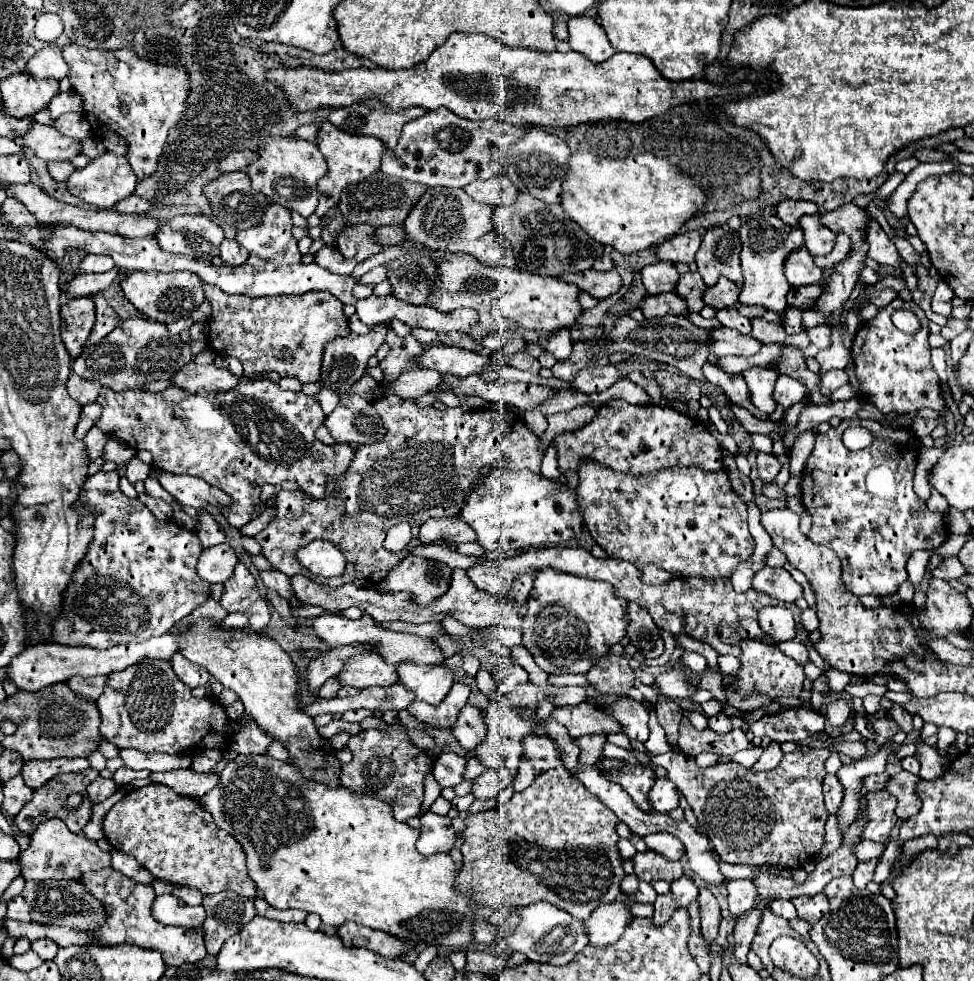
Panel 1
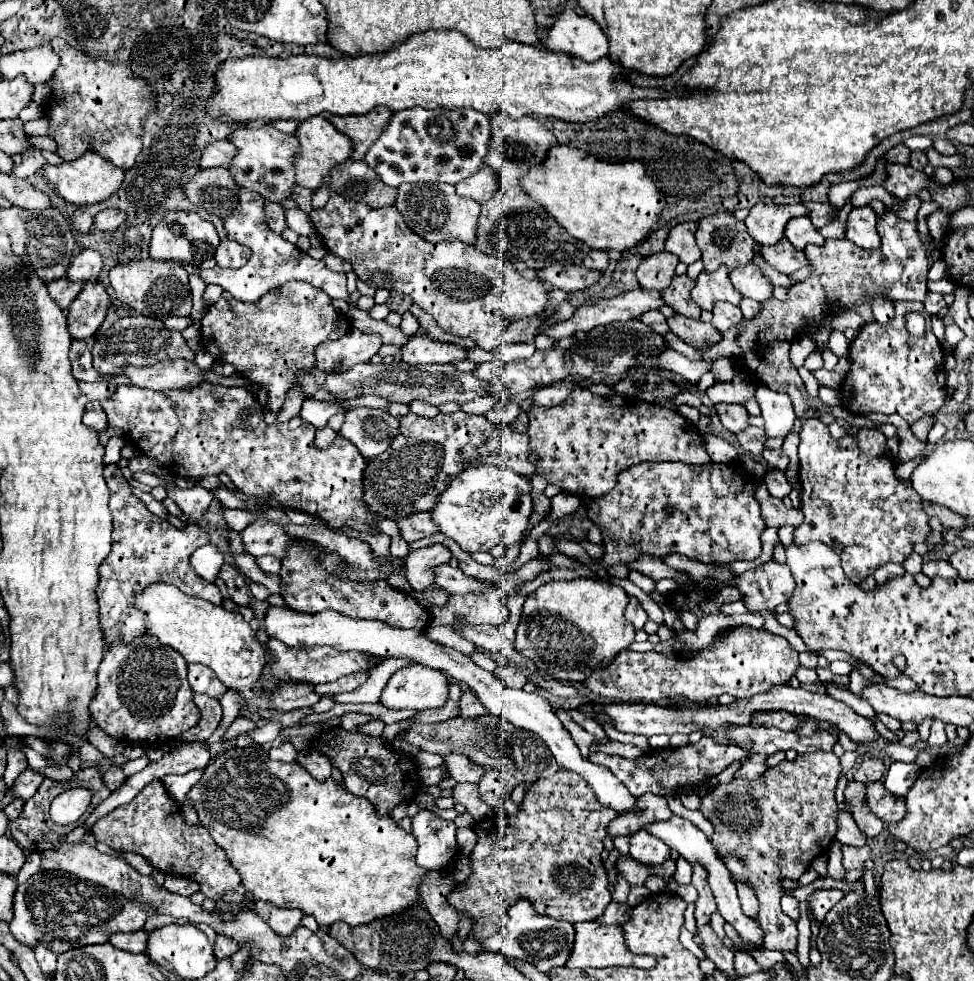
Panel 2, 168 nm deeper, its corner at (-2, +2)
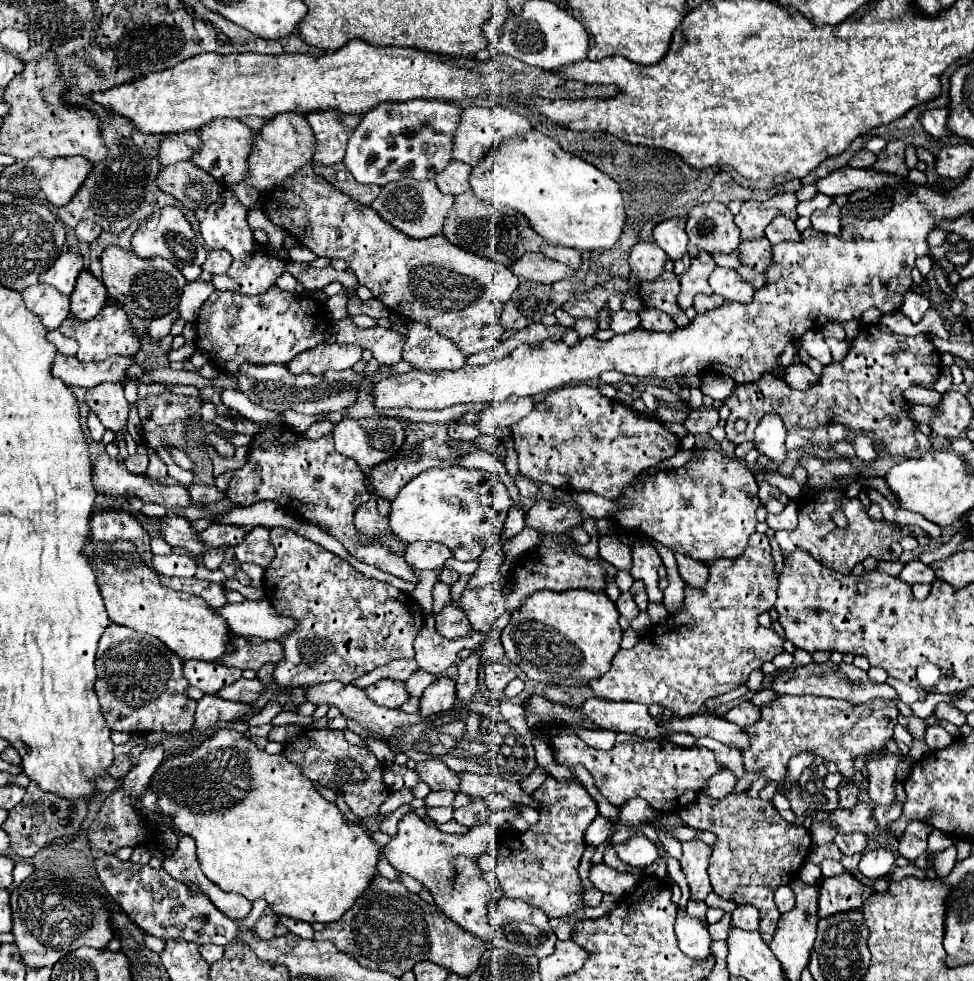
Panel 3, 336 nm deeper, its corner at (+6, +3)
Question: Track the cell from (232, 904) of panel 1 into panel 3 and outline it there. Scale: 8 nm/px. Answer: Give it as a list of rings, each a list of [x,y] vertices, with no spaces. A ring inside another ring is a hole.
[[[213,944],[201,946],[199,952],[201,952],[201,956],[205,958],[205,962],[209,962],[209,964],[221,960],[221,956],[223,956],[223,948],[221,948],[221,946],[213,946]]]

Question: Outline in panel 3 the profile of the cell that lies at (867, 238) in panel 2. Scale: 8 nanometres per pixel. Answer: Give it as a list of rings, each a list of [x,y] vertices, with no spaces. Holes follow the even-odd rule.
[[[831,204],[825,212],[813,214],[811,216],[811,226],[819,232],[841,236],[841,208],[837,204]]]

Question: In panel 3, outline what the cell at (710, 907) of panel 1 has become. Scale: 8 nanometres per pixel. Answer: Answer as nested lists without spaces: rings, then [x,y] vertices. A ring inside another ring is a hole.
[[[691,840],[683,844],[681,870],[691,888],[691,900],[705,900],[707,894],[711,892],[711,884],[707,876],[709,854],[711,854],[711,846],[699,840]]]

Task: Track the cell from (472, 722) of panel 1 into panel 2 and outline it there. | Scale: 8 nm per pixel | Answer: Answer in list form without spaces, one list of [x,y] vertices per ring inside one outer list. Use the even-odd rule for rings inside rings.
[[[471,689],[463,691],[463,695],[461,695],[461,715],[463,717],[475,717],[479,713],[487,713],[483,703],[477,699],[477,695]]]

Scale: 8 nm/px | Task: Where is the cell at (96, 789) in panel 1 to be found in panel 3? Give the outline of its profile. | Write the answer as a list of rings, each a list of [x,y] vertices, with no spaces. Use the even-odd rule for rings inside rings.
[[[115,756],[113,764],[107,768],[107,774],[109,774],[111,778],[115,778],[115,780],[121,780],[121,778],[125,778],[125,774],[129,772],[131,766],[133,766],[133,764],[131,764],[129,756]]]

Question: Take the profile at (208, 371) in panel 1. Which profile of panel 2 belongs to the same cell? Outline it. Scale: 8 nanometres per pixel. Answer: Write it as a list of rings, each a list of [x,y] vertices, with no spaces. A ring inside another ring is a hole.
[[[157,361],[149,367],[125,365],[123,369],[117,369],[109,377],[115,379],[119,375],[125,375],[131,381],[131,385],[135,385],[135,387],[147,387],[153,391],[181,389],[185,385],[205,383],[203,369],[191,361]]]

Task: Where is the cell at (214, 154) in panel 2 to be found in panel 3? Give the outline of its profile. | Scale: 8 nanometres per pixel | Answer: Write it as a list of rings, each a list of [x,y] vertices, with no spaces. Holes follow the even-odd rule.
[[[197,129],[169,134],[161,142],[161,150],[159,150],[161,164],[167,166],[167,164],[193,160],[193,152],[197,152],[197,144],[201,144]]]

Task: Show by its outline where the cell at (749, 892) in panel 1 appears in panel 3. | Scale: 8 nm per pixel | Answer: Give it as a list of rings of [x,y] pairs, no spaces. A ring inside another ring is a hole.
[[[739,904],[733,912],[731,912],[731,924],[743,930],[757,930],[759,924],[759,912],[755,906],[749,904]]]

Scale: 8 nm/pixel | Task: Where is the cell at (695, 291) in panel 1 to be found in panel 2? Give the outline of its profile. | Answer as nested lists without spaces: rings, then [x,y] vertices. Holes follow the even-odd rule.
[[[675,275],[671,285],[661,293],[663,303],[669,305],[675,313],[689,317],[689,319],[699,319],[701,311],[697,309],[695,301],[691,299],[691,289],[693,289],[695,281],[689,279],[687,275]]]

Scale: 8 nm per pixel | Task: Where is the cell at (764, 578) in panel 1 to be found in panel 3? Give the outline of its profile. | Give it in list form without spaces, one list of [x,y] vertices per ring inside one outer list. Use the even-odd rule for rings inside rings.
[[[755,532],[749,536],[749,544],[739,558],[721,558],[709,562],[709,580],[705,588],[697,590],[685,586],[685,602],[679,614],[669,616],[667,620],[655,625],[640,638],[637,645],[631,649],[620,649],[613,662],[611,670],[591,680],[591,690],[605,700],[629,700],[639,704],[663,704],[673,708],[675,716],[691,716],[703,706],[707,698],[731,692],[743,686],[753,670],[761,670],[765,662],[771,662],[777,654],[783,652],[784,639],[773,629],[759,625],[757,616],[773,608],[777,600],[777,576],[775,562],[771,558],[769,538],[765,534]]]

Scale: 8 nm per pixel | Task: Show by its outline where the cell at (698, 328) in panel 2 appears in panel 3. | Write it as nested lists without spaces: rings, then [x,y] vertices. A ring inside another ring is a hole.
[[[653,308],[639,312],[639,318],[641,318],[641,326],[649,332],[675,332],[677,330],[677,324],[673,322],[671,316]]]

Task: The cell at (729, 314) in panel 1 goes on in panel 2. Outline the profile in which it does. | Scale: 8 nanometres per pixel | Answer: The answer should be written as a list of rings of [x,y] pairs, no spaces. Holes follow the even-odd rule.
[[[715,303],[713,305],[713,325],[719,329],[719,331],[727,331],[729,327],[737,325],[743,315],[741,315],[741,309],[737,305],[731,305],[731,303]]]

